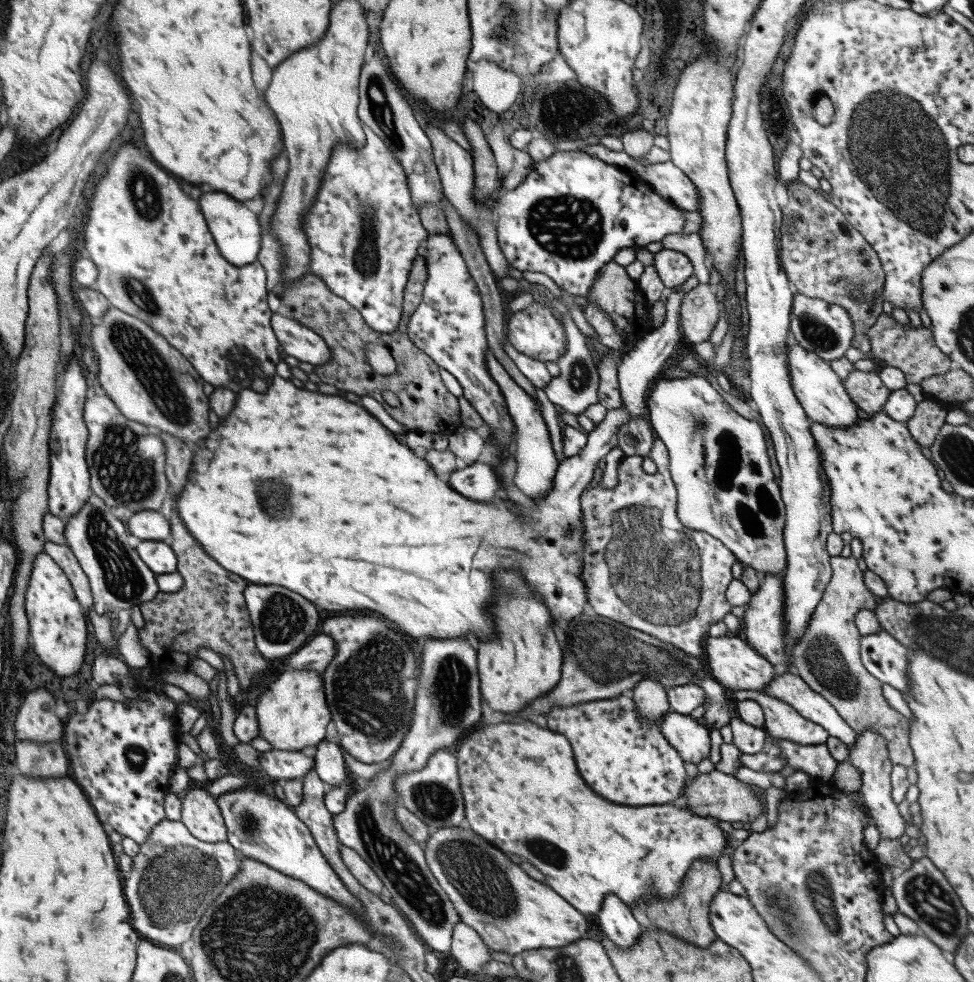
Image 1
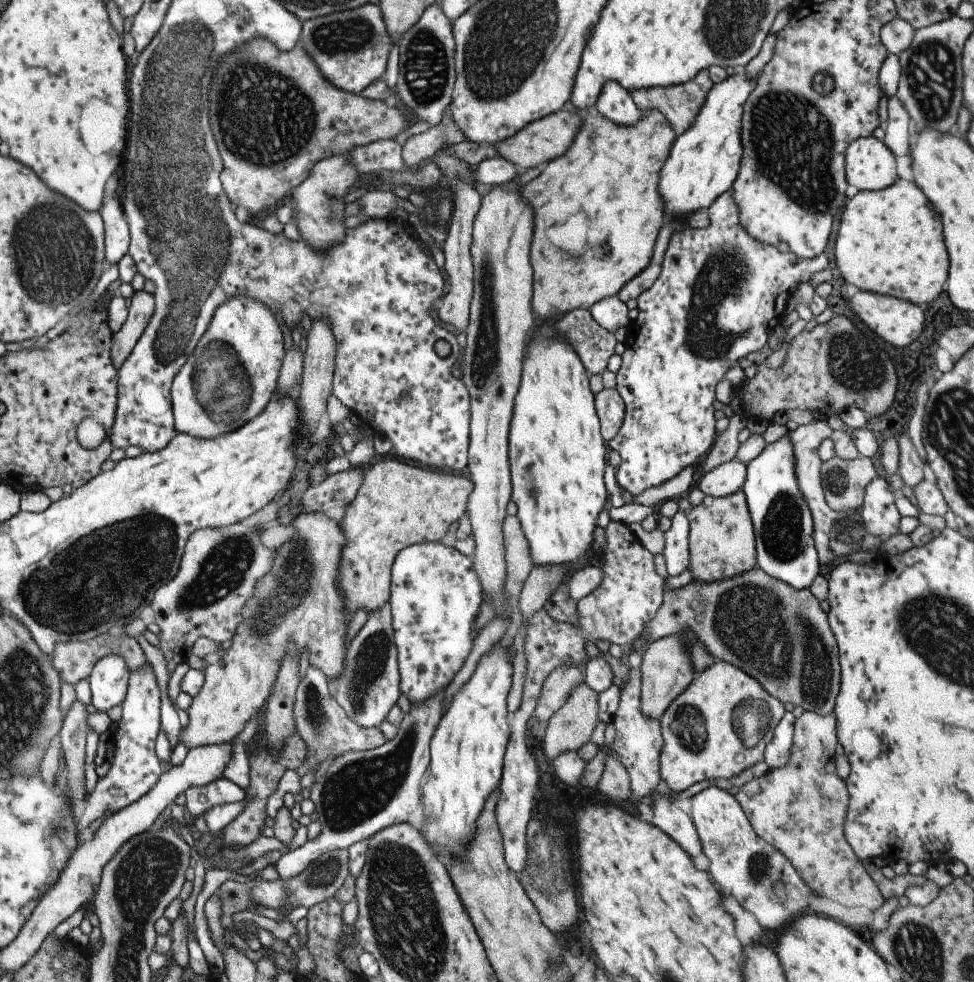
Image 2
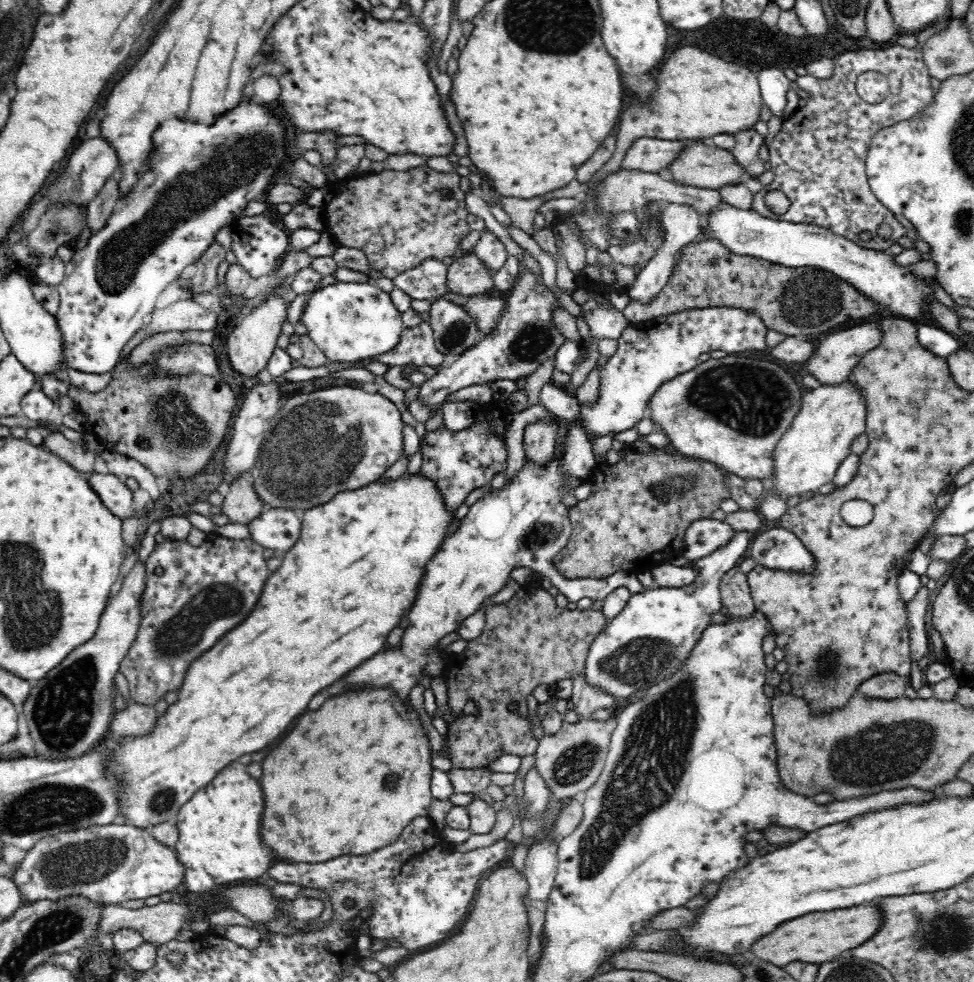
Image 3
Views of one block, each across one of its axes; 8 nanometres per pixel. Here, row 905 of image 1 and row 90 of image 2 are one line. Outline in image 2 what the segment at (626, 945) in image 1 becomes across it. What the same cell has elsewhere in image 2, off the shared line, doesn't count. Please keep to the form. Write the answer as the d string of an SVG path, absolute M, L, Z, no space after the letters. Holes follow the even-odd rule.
M607 82L601 88L601 94L593 106L593 112L625 128L631 128L643 116L641 110L637 110L637 106L633 104L633 98L629 98L627 90L617 86L617 82Z

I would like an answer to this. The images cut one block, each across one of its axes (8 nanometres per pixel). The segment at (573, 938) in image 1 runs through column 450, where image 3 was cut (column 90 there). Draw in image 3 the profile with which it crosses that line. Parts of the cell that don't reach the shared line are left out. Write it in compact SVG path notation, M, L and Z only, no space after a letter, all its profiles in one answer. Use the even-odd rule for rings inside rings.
M116 822L42 838L16 866L12 880L24 902L58 902L68 896L86 896L108 908L126 900L146 900L172 892L182 884L184 874L186 870L178 860L176 850L154 840L150 830Z

